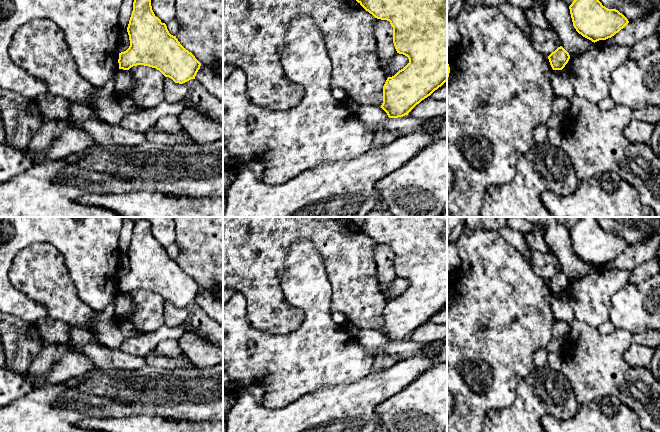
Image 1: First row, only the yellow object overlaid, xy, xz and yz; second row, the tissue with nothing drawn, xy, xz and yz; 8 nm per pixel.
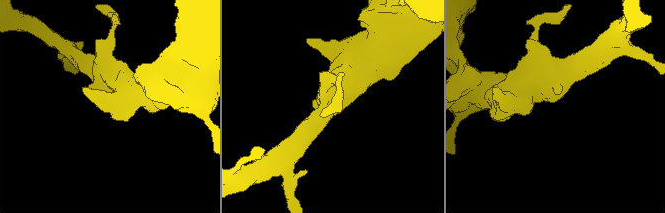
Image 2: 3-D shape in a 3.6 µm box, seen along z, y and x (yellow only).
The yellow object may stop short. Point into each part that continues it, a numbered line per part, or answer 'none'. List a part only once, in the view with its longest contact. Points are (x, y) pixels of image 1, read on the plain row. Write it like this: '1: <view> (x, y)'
none

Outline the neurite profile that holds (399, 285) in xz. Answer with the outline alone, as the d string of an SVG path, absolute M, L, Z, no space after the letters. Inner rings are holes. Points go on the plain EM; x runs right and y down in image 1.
M397 277L391 284L390 292L395 295L403 293L409 287L407 280Z

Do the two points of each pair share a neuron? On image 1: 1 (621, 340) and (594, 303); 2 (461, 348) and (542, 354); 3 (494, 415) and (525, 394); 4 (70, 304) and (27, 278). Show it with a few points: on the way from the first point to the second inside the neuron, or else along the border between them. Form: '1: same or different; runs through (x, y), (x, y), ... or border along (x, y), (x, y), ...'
1: different; border along (575, 318), (596, 327)
2: different; border along (545, 347), (534, 353), (535, 366)
3: same; runs through (503, 415), (508, 415), (520, 403)
4: same; runs through (59, 295), (42, 278), (38, 278)

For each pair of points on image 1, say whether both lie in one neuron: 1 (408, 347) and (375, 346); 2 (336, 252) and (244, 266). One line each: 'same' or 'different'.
1: same
2: same

